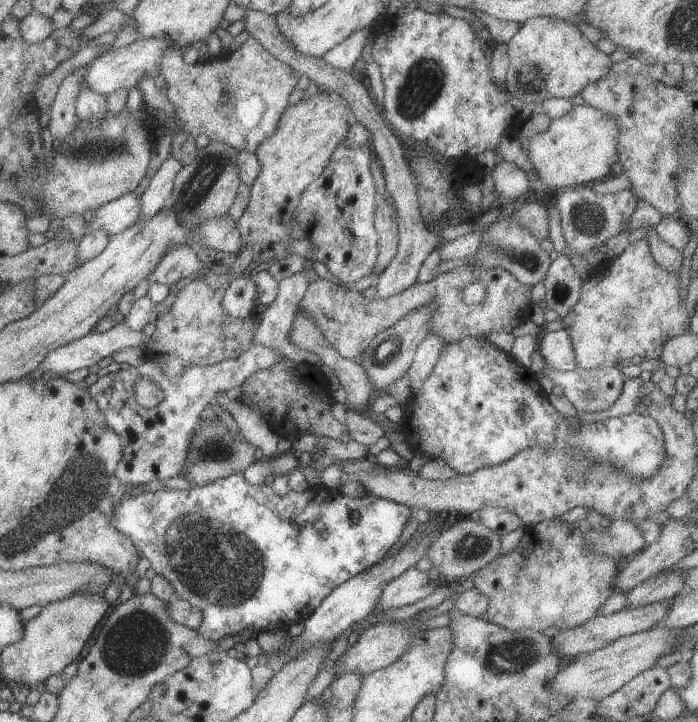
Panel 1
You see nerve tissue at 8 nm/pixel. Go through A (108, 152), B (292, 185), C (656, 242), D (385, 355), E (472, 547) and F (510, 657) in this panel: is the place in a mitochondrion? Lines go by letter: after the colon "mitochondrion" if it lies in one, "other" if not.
A: mitochondrion
B: other
C: other
D: mitochondrion
E: mitochondrion
F: mitochondrion

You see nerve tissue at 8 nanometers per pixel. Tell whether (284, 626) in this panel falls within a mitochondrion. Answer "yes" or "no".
no

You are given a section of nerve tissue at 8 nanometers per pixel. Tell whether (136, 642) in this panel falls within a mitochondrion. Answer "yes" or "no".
yes

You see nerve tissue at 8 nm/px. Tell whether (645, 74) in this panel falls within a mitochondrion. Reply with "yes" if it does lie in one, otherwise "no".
no

